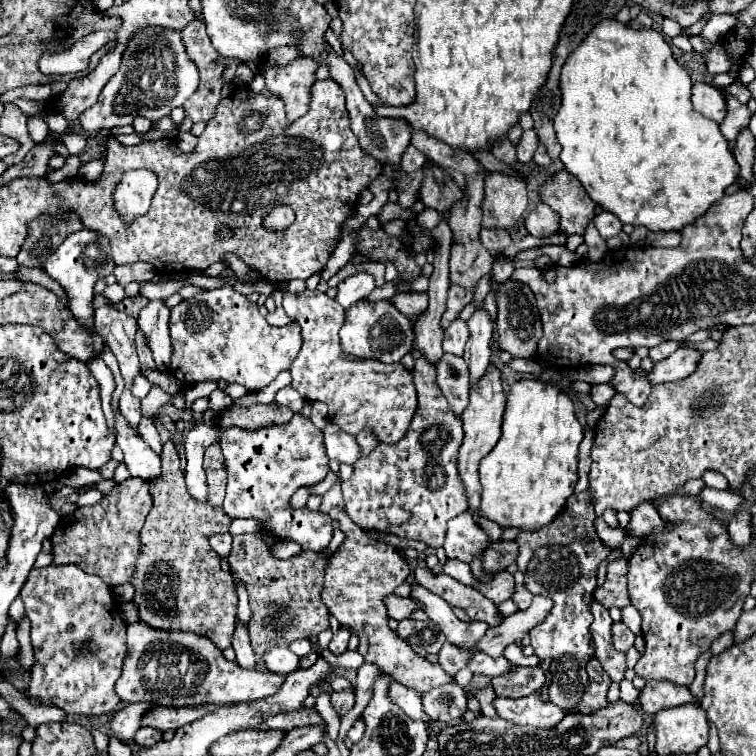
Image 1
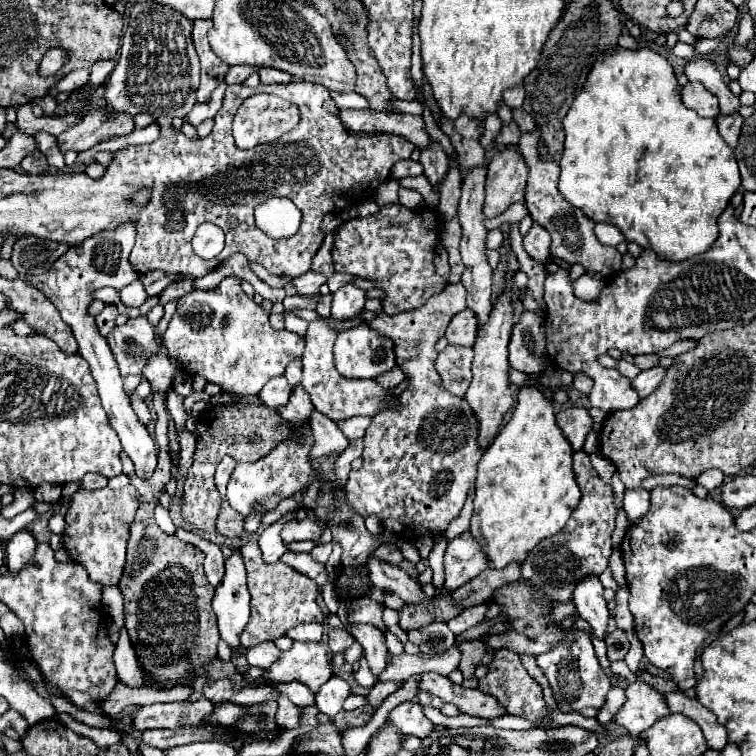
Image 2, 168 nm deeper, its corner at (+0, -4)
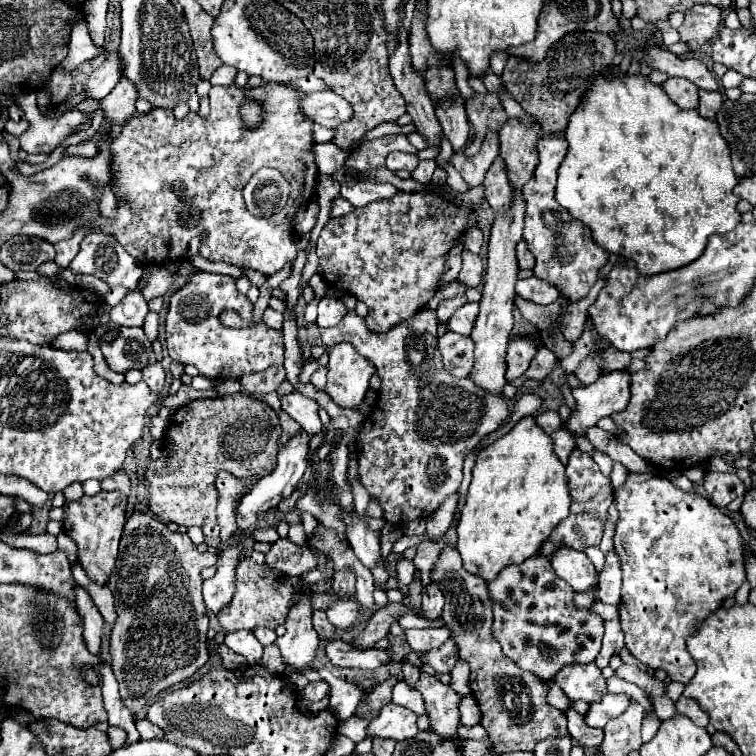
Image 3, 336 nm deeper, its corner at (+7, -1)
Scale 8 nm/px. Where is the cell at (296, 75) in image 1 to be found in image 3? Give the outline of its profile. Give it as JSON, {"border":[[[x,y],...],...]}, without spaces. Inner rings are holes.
{"border":[[[247,100],[239,108],[239,116],[241,116],[243,124],[249,130],[257,130],[261,126],[261,122],[263,122],[263,106],[259,102],[255,102],[255,100]]]}

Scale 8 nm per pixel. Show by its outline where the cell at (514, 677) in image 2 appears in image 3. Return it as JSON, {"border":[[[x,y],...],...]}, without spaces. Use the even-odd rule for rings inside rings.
{"border":[[[447,546],[431,570],[431,580],[441,582],[445,594],[443,620],[455,636],[459,646],[459,656],[471,666],[471,694],[477,700],[483,720],[481,726],[493,740],[497,754],[515,752],[515,750],[535,750],[539,740],[547,736],[567,736],[565,714],[553,708],[547,702],[547,686],[541,684],[531,672],[523,672],[515,662],[503,656],[499,642],[491,636],[491,600],[487,592],[487,582],[479,576],[471,576],[461,562],[459,552],[453,546]]]}

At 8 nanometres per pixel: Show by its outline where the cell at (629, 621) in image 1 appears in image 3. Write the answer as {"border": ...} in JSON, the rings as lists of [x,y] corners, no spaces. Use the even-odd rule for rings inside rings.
{"border":[[[613,550],[607,552],[605,568],[599,574],[597,598],[605,604],[619,606],[619,600],[621,600],[621,564],[619,564],[619,556]]]}

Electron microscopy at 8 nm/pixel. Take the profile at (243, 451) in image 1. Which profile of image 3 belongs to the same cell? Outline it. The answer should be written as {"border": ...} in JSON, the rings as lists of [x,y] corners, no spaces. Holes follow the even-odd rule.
{"border":[[[257,528],[257,530],[253,532],[253,540],[273,544],[273,542],[277,542],[277,540],[279,540],[279,534],[277,534],[277,530],[275,530],[275,528]]]}

